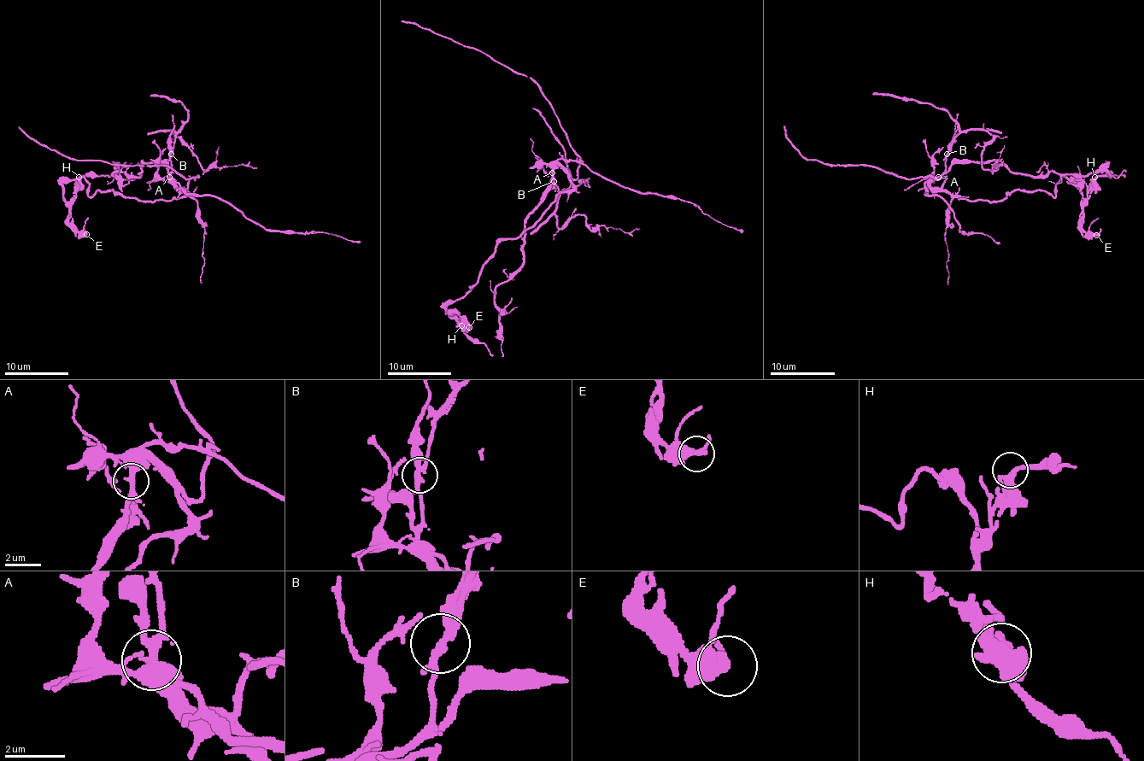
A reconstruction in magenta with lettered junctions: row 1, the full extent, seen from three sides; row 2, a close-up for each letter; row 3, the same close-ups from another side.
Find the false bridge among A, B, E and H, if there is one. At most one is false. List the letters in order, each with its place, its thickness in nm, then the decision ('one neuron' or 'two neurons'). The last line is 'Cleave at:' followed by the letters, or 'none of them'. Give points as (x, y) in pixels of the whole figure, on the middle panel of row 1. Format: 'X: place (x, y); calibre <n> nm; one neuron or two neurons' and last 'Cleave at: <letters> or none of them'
A: place (552, 172); calibre 320 nm; one neuron
B: place (554, 181); calibre 320 nm; two neurons
E: place (469, 327); calibre 360 nm; one neuron
H: place (461, 325); calibre 320 nm; one neuron
Cleave at: B

